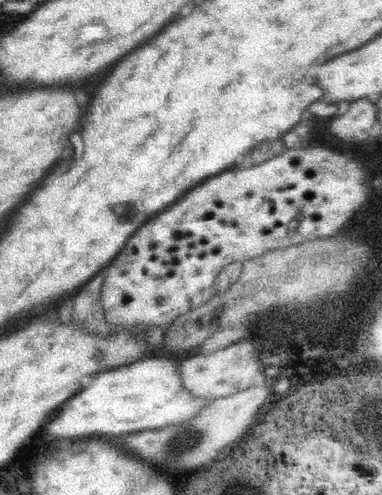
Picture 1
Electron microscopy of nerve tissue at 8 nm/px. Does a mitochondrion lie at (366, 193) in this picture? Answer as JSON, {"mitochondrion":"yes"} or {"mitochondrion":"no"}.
{"mitochondrion":"yes"}

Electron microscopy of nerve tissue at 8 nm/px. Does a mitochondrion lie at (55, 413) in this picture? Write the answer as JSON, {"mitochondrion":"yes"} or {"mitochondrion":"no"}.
{"mitochondrion":"no"}

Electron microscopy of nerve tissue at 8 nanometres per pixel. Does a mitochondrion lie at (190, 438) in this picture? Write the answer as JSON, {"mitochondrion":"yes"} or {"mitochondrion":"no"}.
{"mitochondrion":"yes"}

